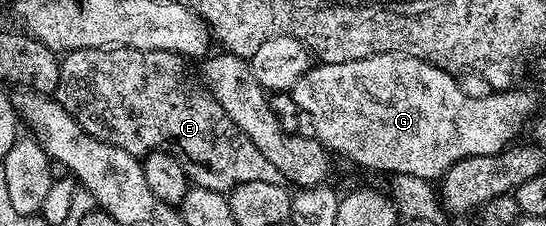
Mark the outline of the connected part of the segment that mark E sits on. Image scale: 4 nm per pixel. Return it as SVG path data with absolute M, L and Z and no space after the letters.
M124 46L69 50L62 55L60 82L53 97L75 117L87 134L130 154L139 156L148 147L159 146L159 138L167 138L167 147L183 158L192 178L197 179L195 186L201 189L229 192L250 182L284 185L283 174L277 172L277 168L261 156L257 144L253 144L253 140L229 120L225 108L221 108L221 104L217 104L217 100L206 93L195 78L196 83L191 79L186 64L180 55L168 50L134 50Z

